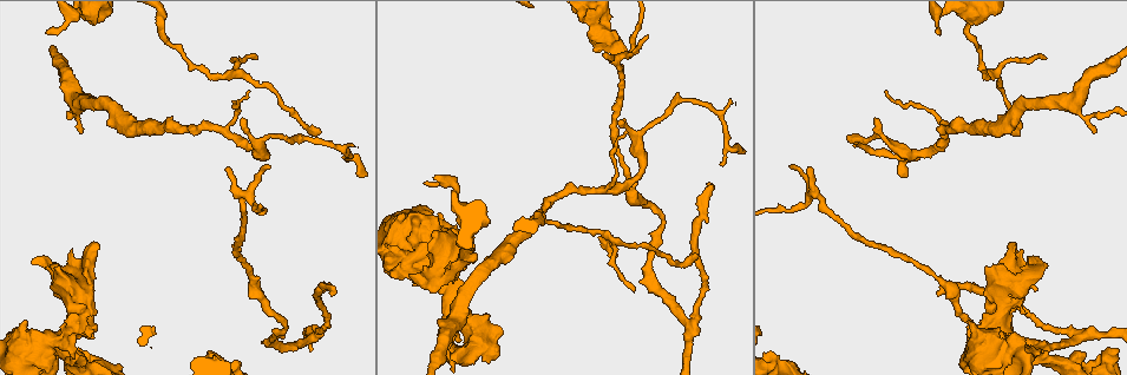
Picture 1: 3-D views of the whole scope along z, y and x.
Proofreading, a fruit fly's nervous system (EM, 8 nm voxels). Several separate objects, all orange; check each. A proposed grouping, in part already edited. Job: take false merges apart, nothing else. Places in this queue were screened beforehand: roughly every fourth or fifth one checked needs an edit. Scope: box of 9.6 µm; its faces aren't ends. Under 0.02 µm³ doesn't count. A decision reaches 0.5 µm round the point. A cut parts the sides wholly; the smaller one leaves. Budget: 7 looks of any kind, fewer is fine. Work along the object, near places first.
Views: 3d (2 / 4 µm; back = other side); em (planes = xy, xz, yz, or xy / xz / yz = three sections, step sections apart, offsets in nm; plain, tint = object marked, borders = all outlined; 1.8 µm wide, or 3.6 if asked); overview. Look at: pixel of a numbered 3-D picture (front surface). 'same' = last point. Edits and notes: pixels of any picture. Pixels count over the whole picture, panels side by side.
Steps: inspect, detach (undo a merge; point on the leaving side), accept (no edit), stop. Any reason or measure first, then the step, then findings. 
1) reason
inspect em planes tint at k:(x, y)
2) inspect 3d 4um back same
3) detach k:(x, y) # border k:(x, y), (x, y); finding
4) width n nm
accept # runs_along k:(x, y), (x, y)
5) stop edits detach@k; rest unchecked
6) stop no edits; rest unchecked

a fork
inspect em yz step 16 tint at 1:(692, 324)

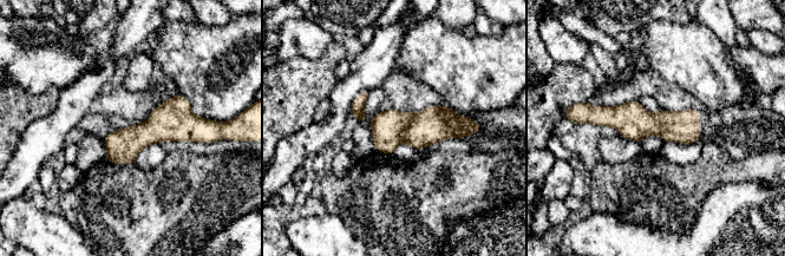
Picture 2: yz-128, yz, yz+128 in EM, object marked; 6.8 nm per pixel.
detach 2:(387, 126) # part_leaving 2:(591, 118), (680, 126), (697, 138); a second neuron is stuck on

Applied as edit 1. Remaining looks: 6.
redraw
inspect overview

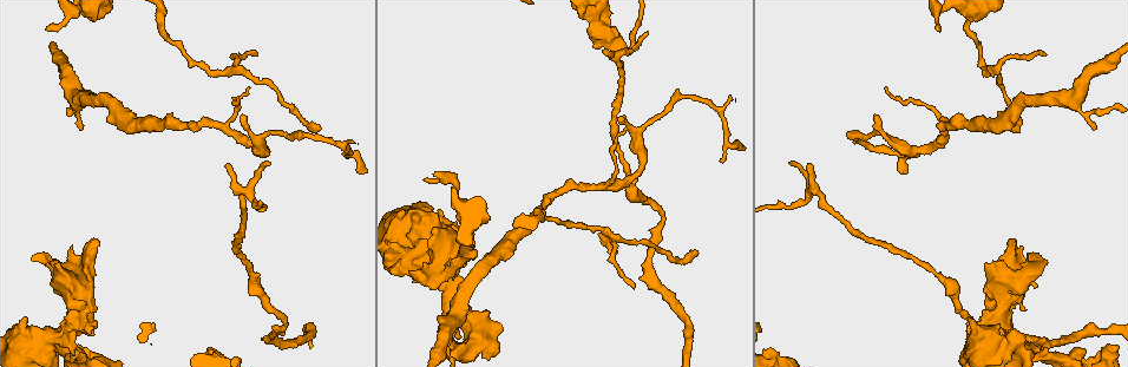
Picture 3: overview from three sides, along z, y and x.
sharp bend
inspect 3d 2um at 3:(621, 55)

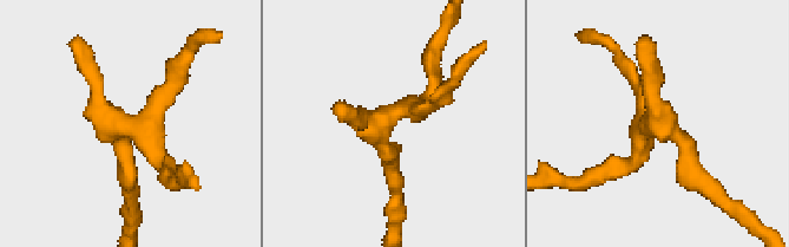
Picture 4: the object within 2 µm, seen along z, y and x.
shape alone is not enough
inspect em planes tint at 4:(391, 117)

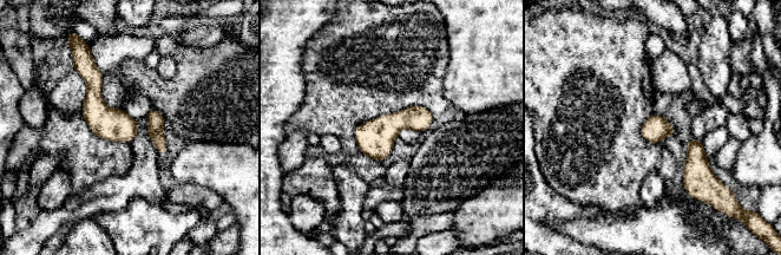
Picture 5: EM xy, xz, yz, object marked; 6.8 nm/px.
accept # one neuron here

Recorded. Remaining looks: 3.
inspect em 3.6um planes tint at 3:(419, 247)

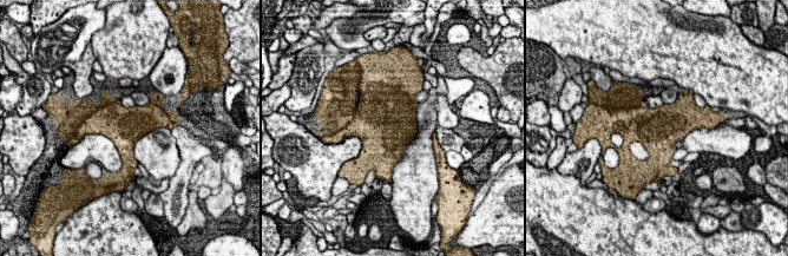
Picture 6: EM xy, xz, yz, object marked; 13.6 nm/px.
accept # continuous, no second neuron

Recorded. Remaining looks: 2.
stop edits detach@2; rest unchecked

